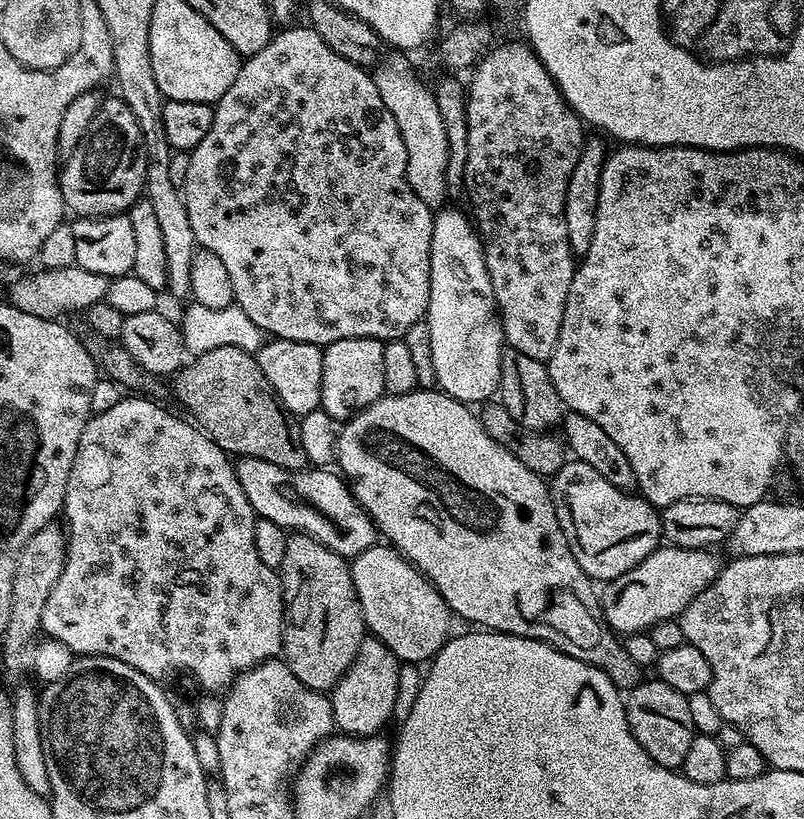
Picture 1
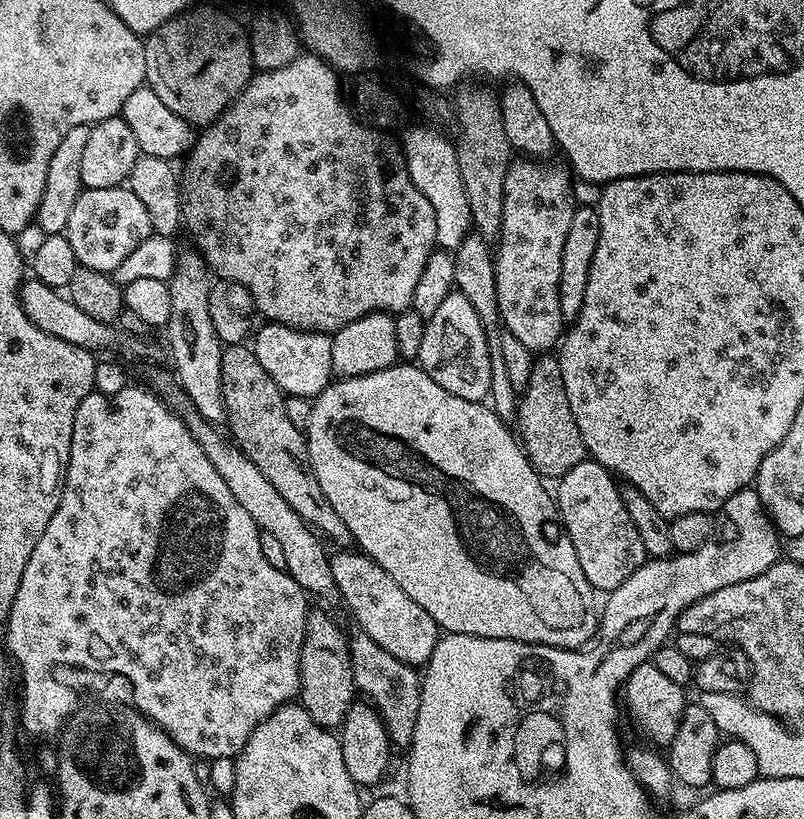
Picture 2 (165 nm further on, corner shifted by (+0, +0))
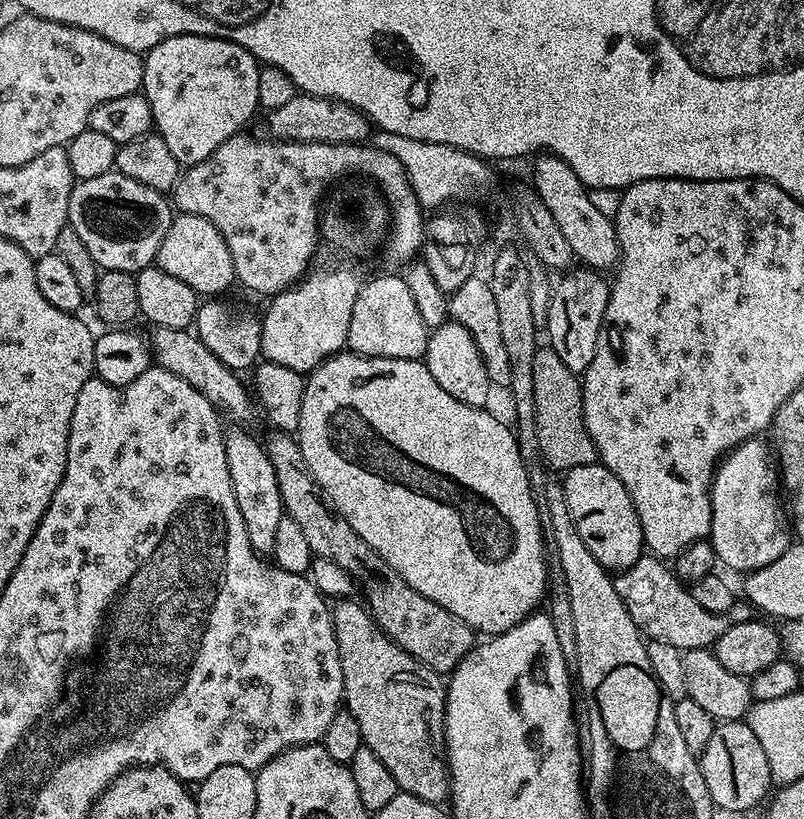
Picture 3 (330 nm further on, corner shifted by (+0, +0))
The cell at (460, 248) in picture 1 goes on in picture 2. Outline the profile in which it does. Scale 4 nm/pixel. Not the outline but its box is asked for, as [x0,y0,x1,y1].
[418,291,490,401]

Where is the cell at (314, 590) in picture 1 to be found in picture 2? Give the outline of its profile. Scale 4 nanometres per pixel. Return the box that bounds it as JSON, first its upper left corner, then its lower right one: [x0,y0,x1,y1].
[299,611,357,730]

